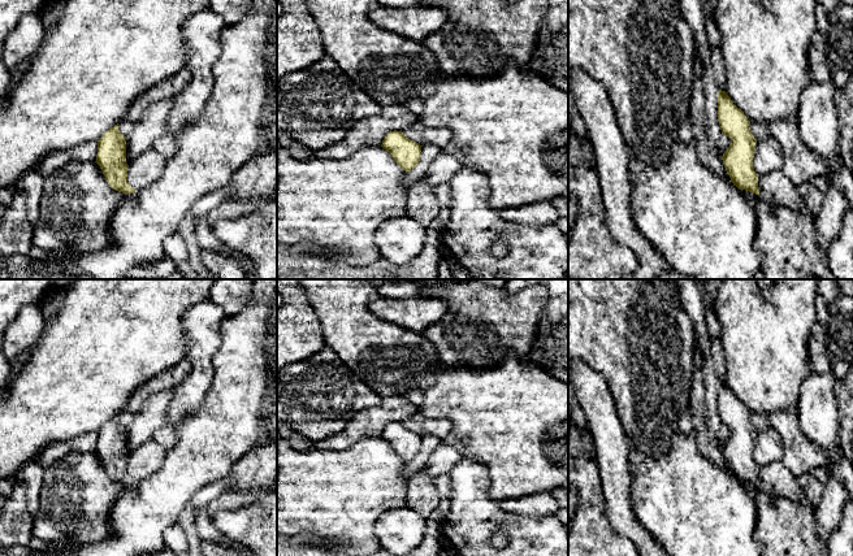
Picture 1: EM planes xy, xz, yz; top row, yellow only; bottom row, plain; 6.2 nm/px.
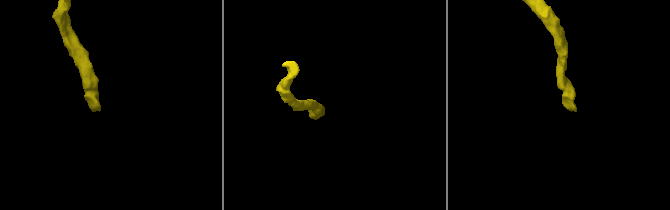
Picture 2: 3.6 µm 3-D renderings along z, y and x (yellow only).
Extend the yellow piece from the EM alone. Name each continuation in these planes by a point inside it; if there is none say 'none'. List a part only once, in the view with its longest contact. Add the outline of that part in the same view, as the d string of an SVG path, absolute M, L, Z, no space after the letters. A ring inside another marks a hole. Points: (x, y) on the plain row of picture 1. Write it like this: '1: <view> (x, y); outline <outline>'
1: yz (763, 487); outline M759 482L759 490L770 495L772 499L776 499L779 495L775 492L775 490L762 482Z

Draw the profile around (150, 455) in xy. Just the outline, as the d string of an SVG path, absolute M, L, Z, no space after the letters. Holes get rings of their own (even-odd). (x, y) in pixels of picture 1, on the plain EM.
M150 439L138 447L127 459L127 473L137 482L157 472L164 461L166 449Z

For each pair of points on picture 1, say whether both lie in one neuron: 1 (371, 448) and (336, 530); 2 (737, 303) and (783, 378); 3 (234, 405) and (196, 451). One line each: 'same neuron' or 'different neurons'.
1: same neuron
2: same neuron
3: same neuron

